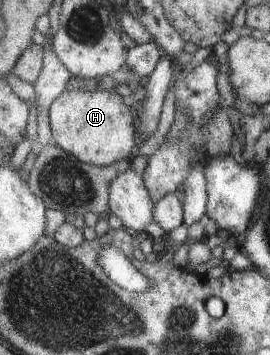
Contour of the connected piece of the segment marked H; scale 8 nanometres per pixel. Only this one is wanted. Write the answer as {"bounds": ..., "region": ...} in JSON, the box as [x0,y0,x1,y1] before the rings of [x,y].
{"bounds":[49,90,137,166],"region":[[[65,90],[50,105],[49,123],[52,141],[75,155],[81,162],[93,166],[109,166],[131,159],[137,153],[135,116],[129,107],[130,99],[114,90]]]}

